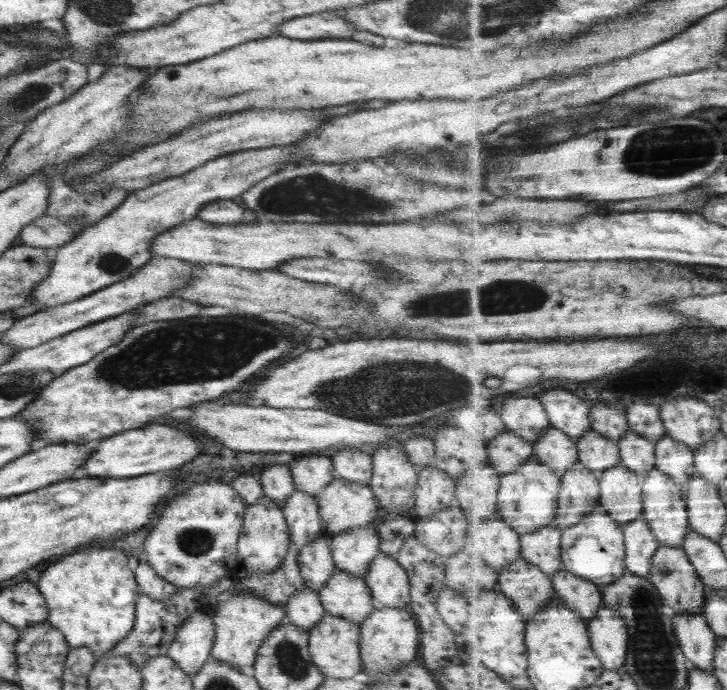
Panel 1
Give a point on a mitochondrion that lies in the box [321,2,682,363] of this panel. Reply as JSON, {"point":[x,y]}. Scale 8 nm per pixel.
{"point":[504,295]}

